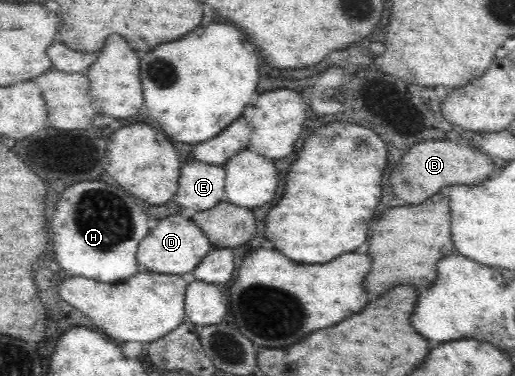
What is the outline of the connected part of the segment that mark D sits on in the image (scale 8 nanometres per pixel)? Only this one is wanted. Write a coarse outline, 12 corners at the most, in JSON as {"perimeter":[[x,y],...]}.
{"perimeter":[[188,214],[153,224],[141,273],[183,276],[212,250]]}

